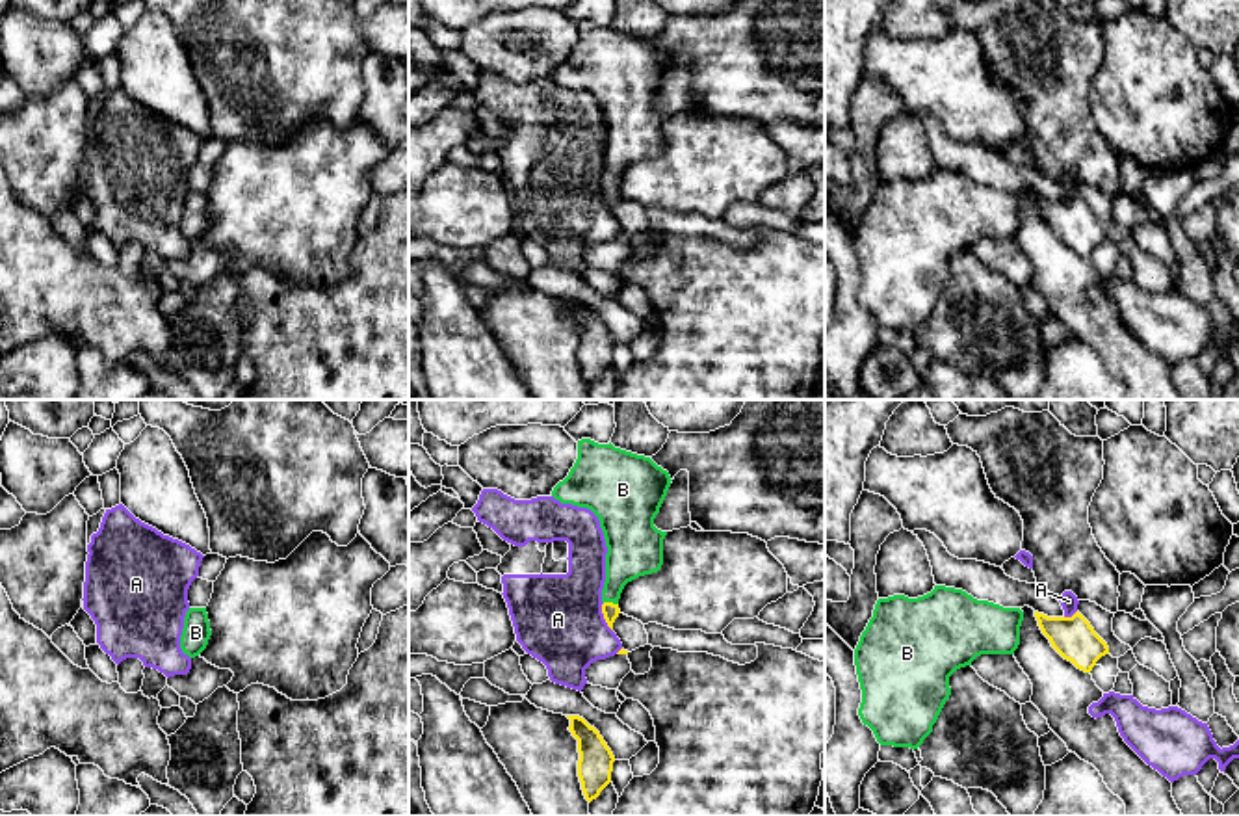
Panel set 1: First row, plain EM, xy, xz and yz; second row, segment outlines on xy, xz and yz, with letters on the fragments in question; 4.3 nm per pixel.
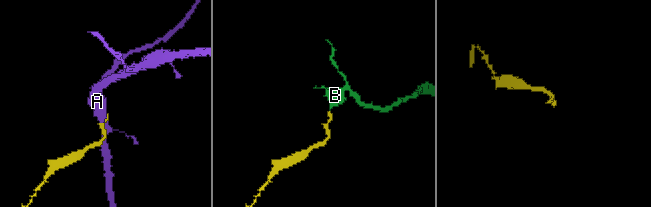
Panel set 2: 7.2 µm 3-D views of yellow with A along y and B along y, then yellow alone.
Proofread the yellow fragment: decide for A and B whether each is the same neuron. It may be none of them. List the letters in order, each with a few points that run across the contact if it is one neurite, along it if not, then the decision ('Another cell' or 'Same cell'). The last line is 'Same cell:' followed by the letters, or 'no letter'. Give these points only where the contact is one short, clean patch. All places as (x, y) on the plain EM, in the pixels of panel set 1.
A: Line: xz (602, 186), (602, 201), (612, 214). Another cell
B: Line: xz (610, 194), (612, 186), (617, 157), (634, 134). Same cell
Same cell: B

